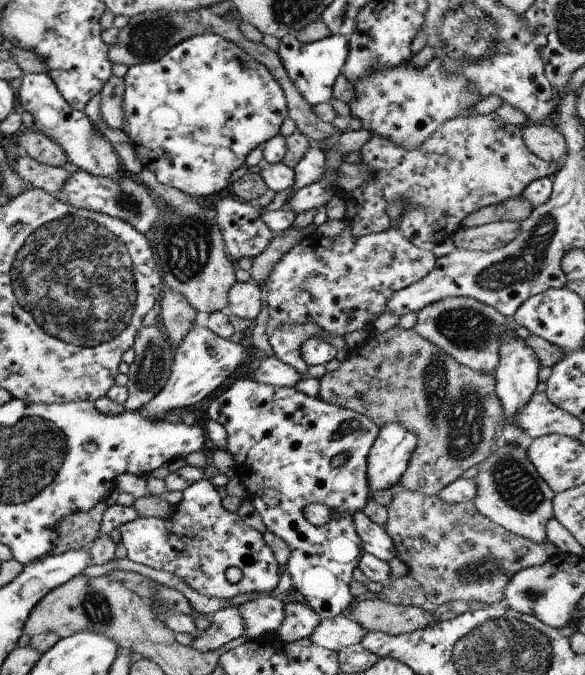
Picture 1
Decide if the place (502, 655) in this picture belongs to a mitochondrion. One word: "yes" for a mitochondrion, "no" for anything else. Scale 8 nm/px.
yes

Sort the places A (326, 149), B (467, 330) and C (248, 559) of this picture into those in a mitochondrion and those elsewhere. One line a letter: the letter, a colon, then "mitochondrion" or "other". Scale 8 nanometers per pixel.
A: other
B: mitochondrion
C: other

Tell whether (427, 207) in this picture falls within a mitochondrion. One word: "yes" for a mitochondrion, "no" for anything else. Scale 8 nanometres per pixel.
yes

